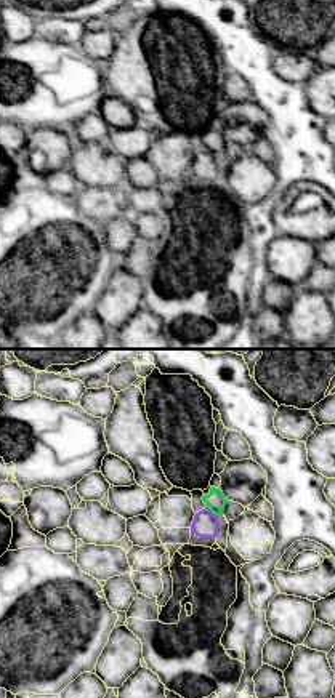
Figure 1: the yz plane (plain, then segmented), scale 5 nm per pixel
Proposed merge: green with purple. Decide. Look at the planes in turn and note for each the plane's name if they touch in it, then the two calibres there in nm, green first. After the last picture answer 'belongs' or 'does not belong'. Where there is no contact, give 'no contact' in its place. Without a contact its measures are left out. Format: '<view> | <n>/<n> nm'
yz | 100/130 nm

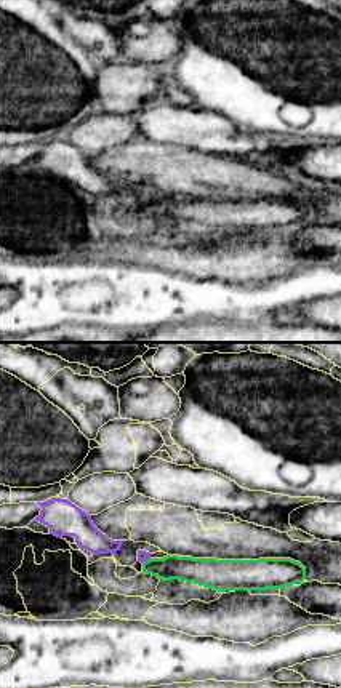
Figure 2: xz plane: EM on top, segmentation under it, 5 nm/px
xz | 130/60 nm

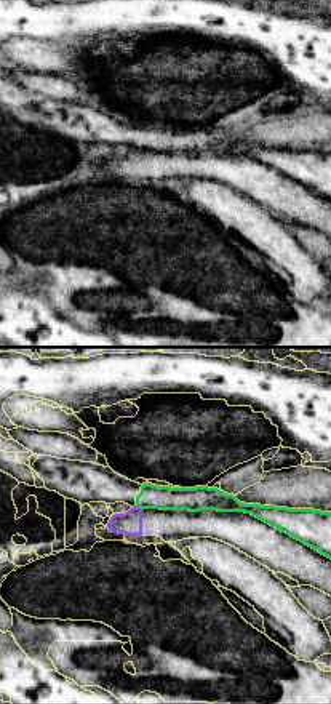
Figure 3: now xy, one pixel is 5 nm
xy | 120/130 nm

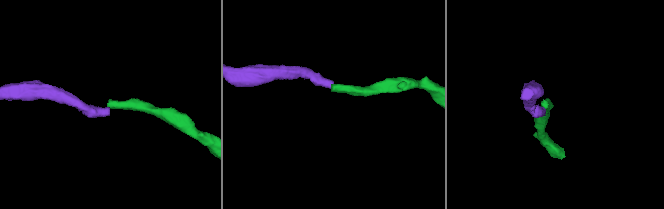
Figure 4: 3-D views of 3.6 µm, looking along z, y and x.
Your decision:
does not belong

